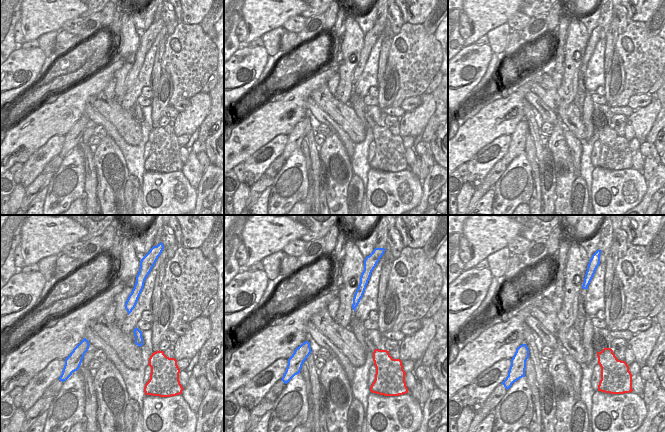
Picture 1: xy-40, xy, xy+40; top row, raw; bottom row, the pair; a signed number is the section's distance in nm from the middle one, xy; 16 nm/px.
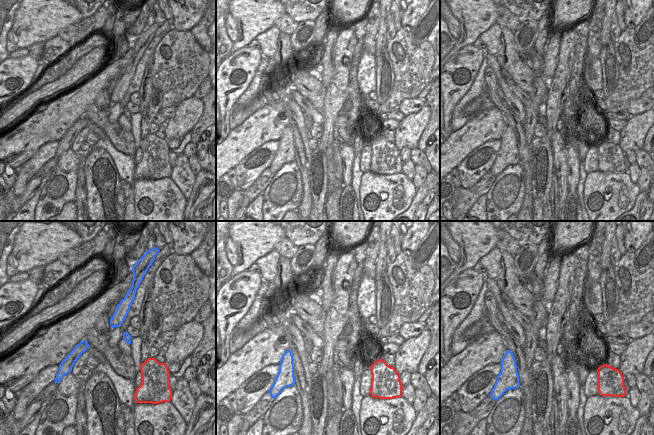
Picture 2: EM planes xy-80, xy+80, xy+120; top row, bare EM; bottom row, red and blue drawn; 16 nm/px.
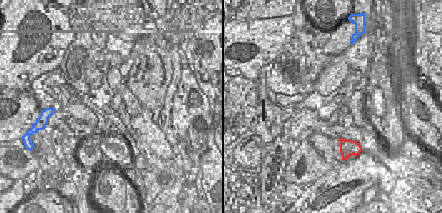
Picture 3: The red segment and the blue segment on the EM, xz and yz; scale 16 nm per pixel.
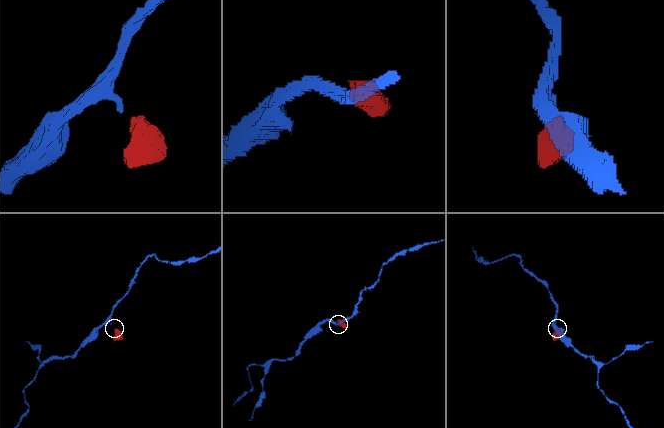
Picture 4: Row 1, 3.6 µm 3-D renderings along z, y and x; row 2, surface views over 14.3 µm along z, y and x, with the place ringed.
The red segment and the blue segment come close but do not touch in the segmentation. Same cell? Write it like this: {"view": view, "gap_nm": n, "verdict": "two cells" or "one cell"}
{"view": "xy-40", "gap_nm": 220, "verdict": "one cell"}

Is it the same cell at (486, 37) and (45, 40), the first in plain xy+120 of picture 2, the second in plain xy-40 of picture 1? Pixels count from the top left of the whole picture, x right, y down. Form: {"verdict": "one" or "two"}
{"verdict": "one"}

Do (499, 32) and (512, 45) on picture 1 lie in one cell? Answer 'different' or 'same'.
different

